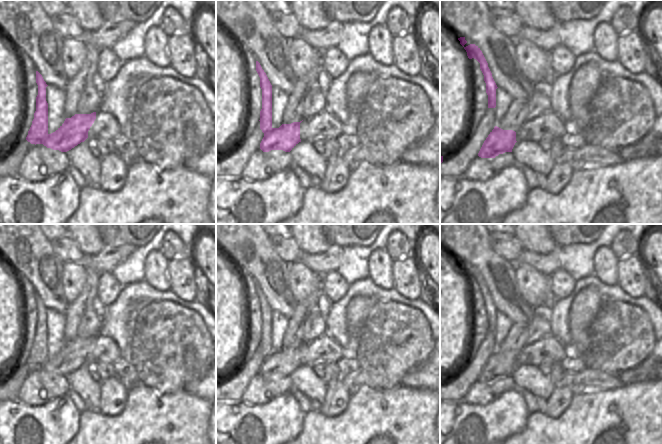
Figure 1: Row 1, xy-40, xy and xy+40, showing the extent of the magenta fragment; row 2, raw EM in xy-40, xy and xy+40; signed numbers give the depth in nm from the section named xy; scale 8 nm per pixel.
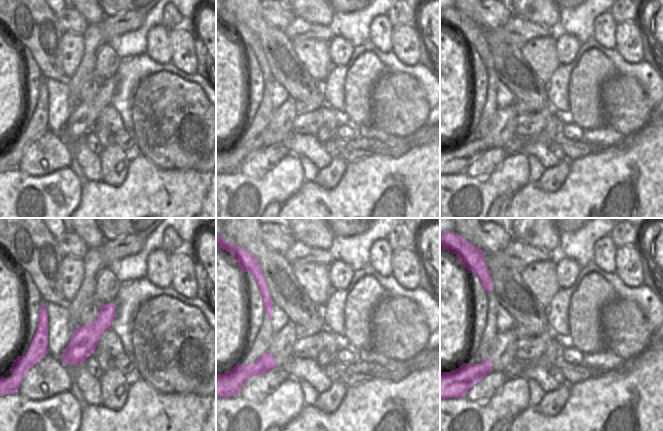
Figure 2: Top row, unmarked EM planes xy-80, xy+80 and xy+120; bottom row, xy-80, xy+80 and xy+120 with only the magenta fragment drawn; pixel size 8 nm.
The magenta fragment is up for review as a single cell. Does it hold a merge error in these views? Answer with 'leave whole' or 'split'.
split

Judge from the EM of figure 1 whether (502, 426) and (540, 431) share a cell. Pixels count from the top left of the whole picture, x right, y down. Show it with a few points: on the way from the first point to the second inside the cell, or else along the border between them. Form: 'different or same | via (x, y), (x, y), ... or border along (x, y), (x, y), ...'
different | border along (528, 414), (525, 426), (516, 433)

